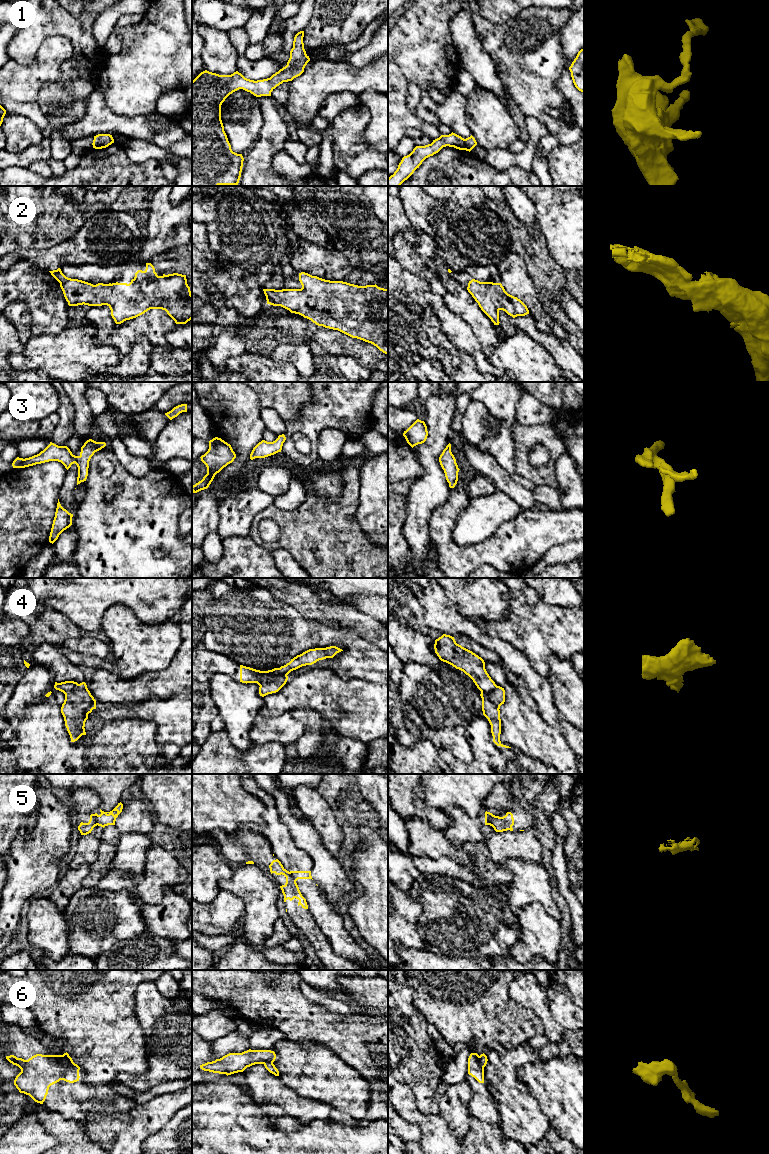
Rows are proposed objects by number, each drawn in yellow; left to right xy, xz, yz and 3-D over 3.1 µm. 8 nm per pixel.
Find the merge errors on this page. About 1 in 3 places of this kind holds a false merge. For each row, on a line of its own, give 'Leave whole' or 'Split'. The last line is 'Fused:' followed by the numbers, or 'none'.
1: Leave whole
2: Leave whole
3: Leave whole
4: Split
5: Split
6: Split
Fused: 4, 5, 6

